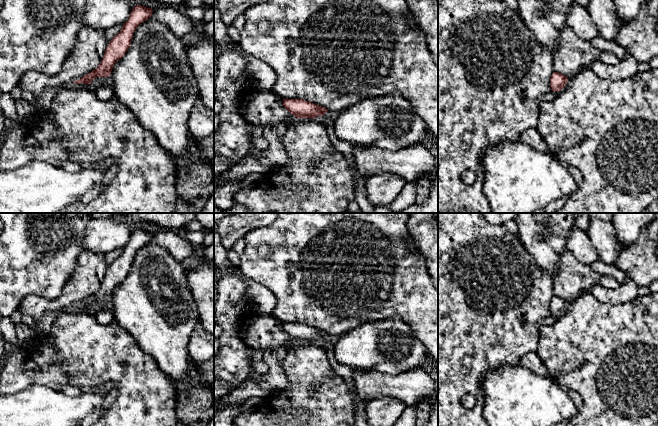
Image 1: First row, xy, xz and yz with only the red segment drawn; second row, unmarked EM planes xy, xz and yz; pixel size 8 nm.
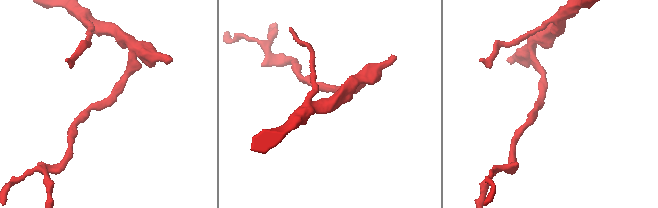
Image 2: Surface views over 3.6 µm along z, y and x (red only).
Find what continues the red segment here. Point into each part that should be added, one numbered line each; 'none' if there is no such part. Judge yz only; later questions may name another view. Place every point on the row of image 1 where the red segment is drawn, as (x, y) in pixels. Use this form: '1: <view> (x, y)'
none

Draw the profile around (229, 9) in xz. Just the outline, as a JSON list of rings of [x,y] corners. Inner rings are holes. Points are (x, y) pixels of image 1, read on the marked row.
[[[215,0],[216,10],[221,14],[226,26],[233,24],[235,18],[243,14],[248,8],[271,0]]]

